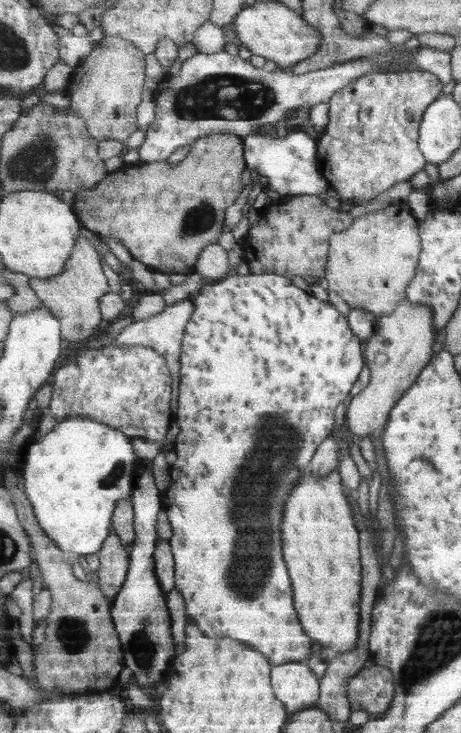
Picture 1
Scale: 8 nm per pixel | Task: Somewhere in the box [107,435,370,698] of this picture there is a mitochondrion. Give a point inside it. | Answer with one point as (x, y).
(147, 648)

